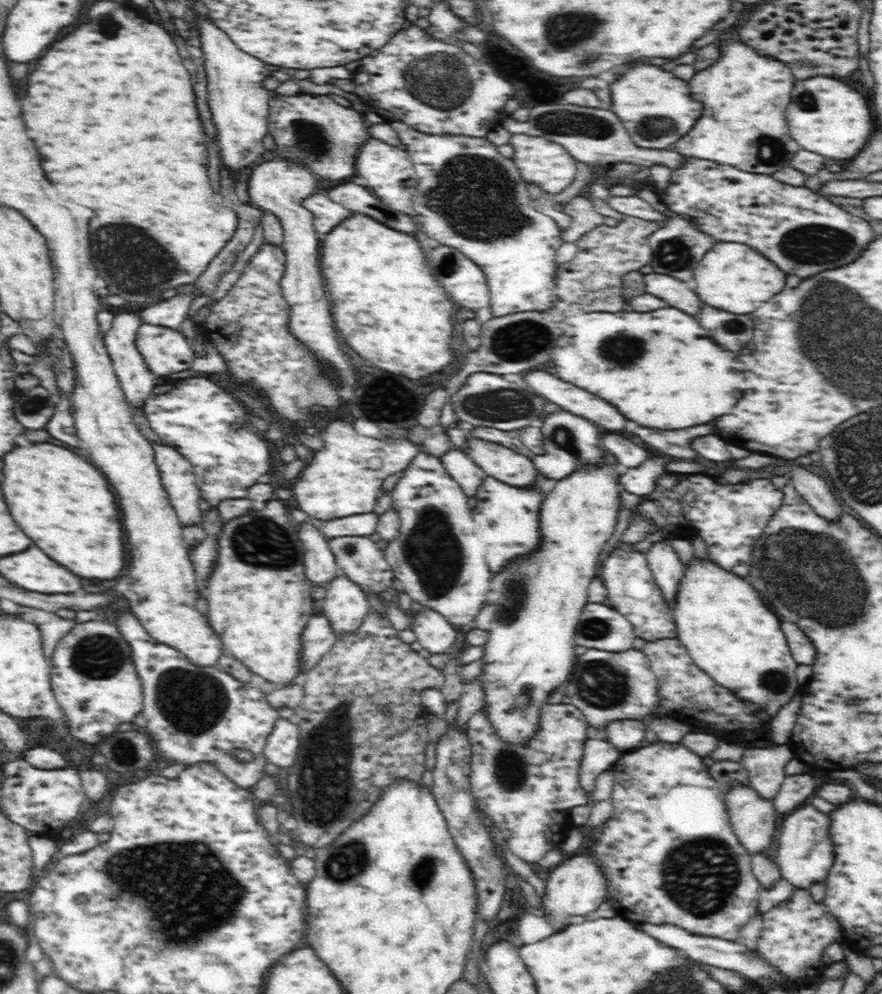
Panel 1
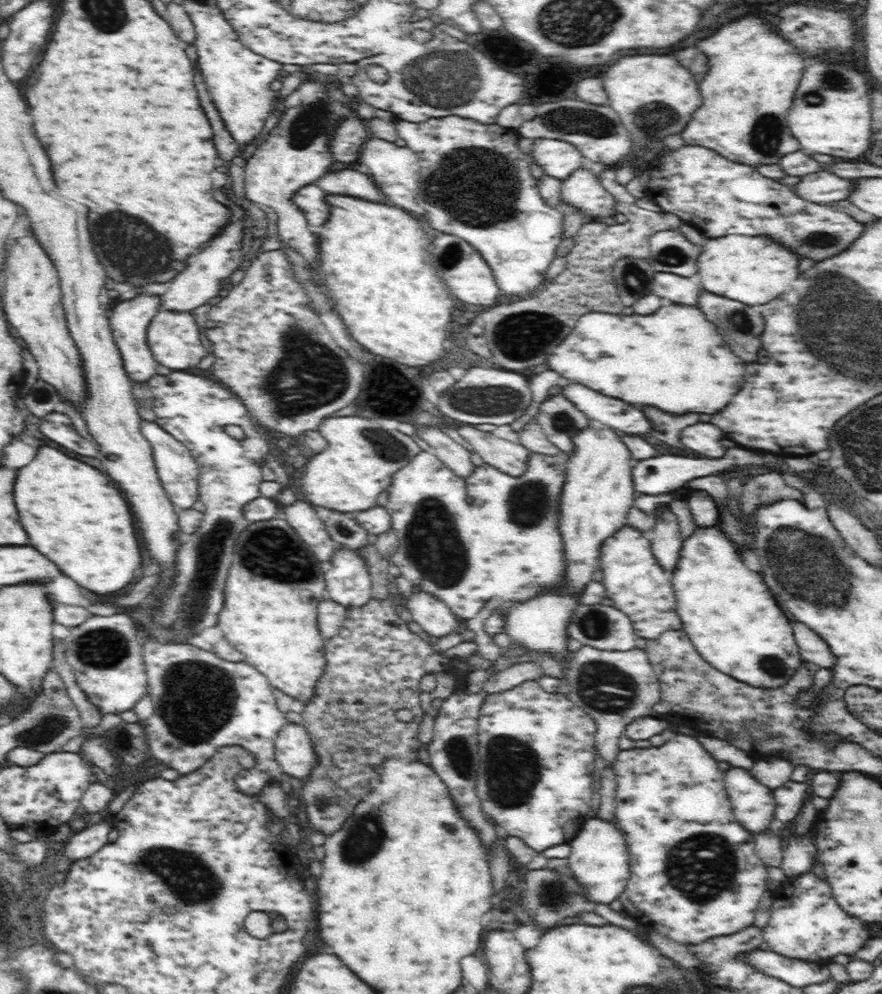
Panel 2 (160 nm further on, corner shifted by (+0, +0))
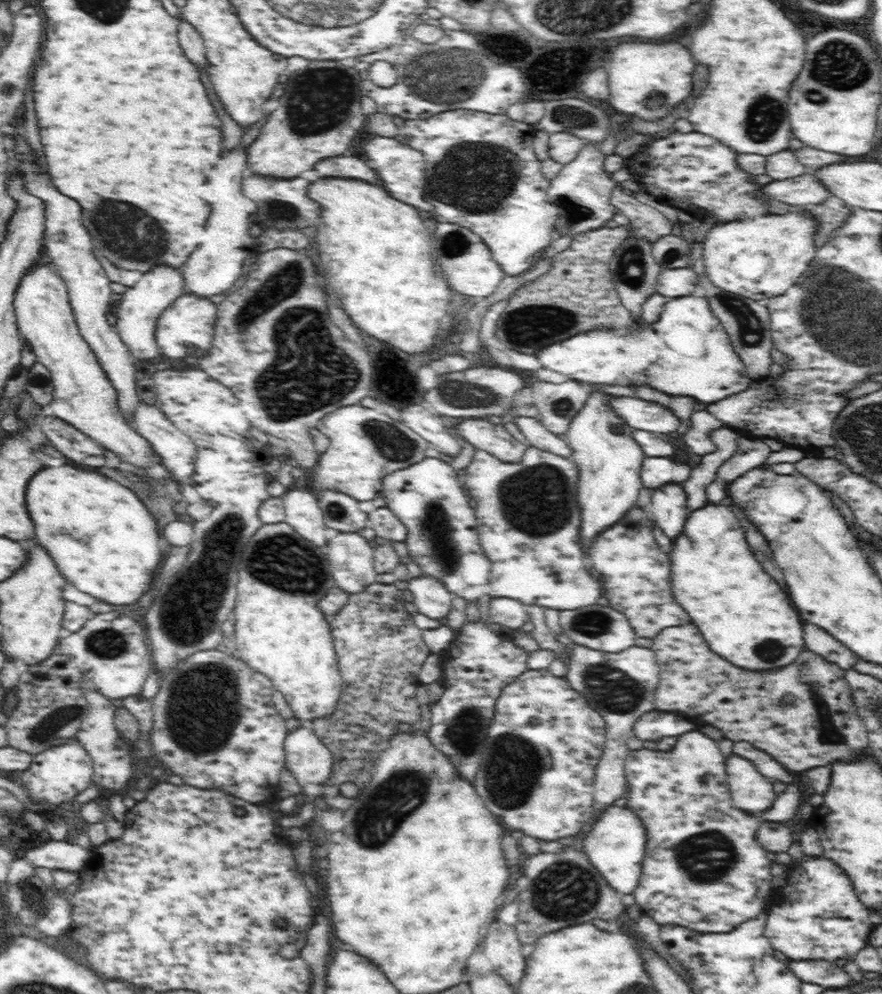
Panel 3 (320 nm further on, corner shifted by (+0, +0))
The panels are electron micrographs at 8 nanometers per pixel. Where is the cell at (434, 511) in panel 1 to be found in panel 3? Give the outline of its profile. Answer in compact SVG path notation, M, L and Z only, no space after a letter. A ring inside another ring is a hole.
M440 457L423 458L418 464L385 477L381 496L395 518L406 528L406 539L403 541L408 555L419 564L423 576L438 580L447 592L470 602L488 594L487 582L492 578L492 562L490 554L484 554L482 550L478 516L473 503L468 502L462 490L456 471Z

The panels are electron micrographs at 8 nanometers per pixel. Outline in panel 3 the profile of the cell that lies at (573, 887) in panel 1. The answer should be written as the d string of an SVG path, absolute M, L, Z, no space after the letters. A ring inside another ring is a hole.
M612 805L594 822L591 830L582 840L582 853L595 872L602 876L603 882L610 885L613 892L630 894L638 886L641 863L644 856L644 823L630 809Z

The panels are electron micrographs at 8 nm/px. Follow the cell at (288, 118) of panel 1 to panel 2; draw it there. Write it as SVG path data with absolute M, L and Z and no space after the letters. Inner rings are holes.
M341 118L344 120L338 130L332 130L330 146L336 162L354 162L359 158L360 146L370 138L367 126L356 118ZM336 132L336 134L334 134Z

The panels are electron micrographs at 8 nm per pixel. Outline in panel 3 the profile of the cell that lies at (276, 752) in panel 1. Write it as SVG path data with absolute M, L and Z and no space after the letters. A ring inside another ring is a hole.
M304 725L288 732L283 743L285 767L296 777L303 788L307 785L322 785L330 778L330 750Z

